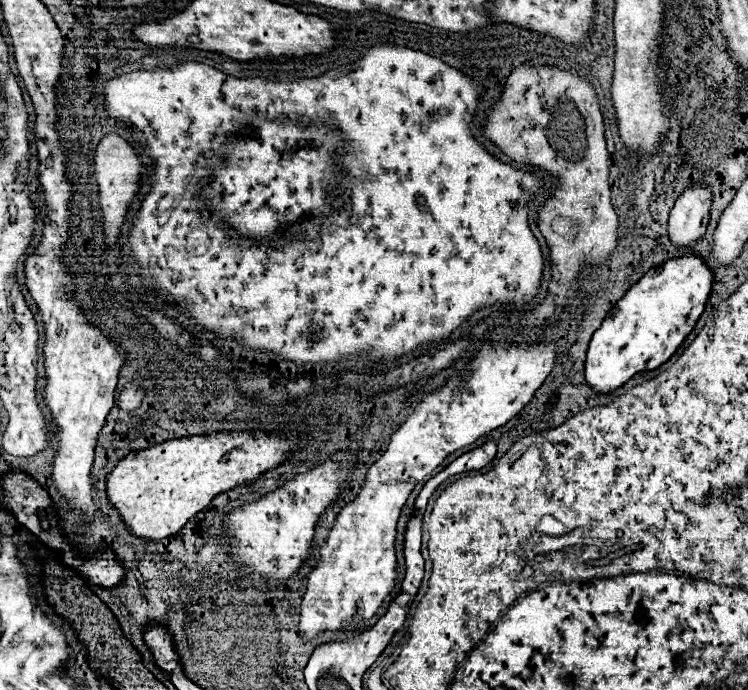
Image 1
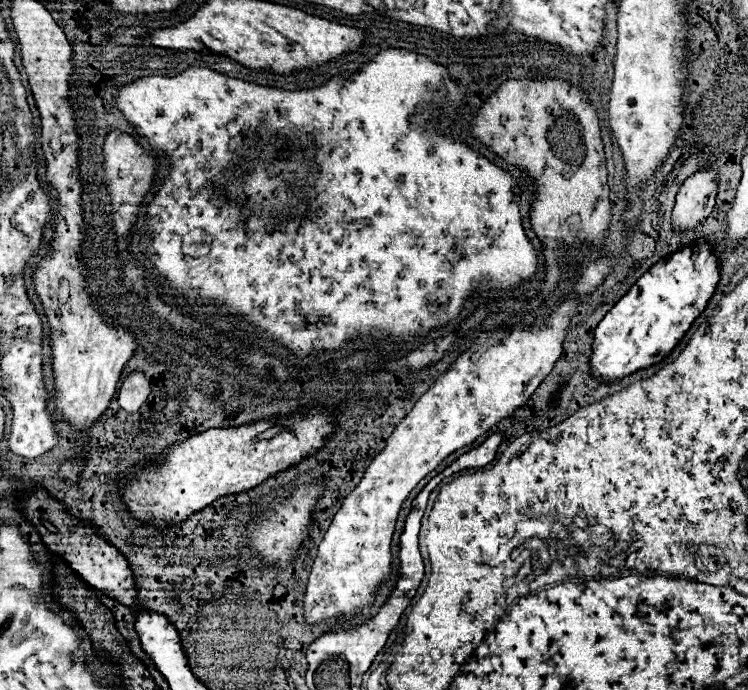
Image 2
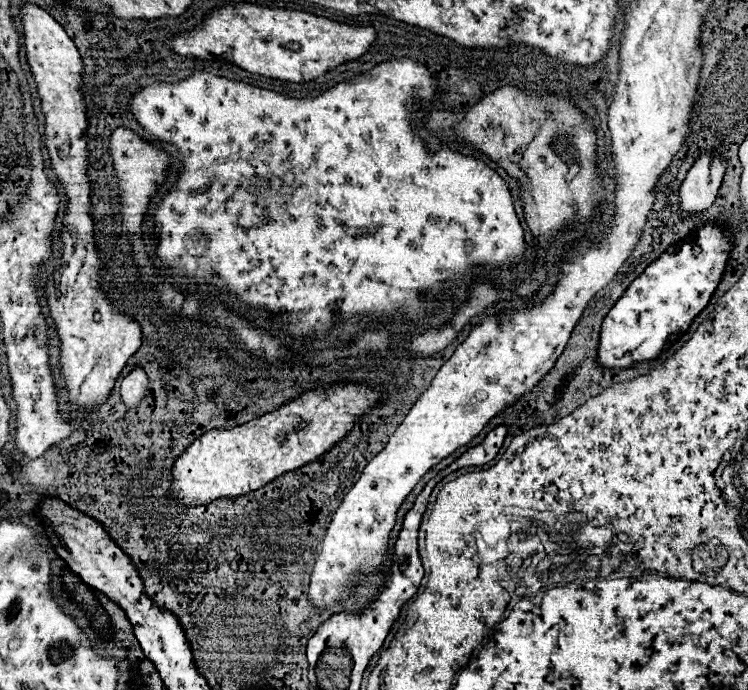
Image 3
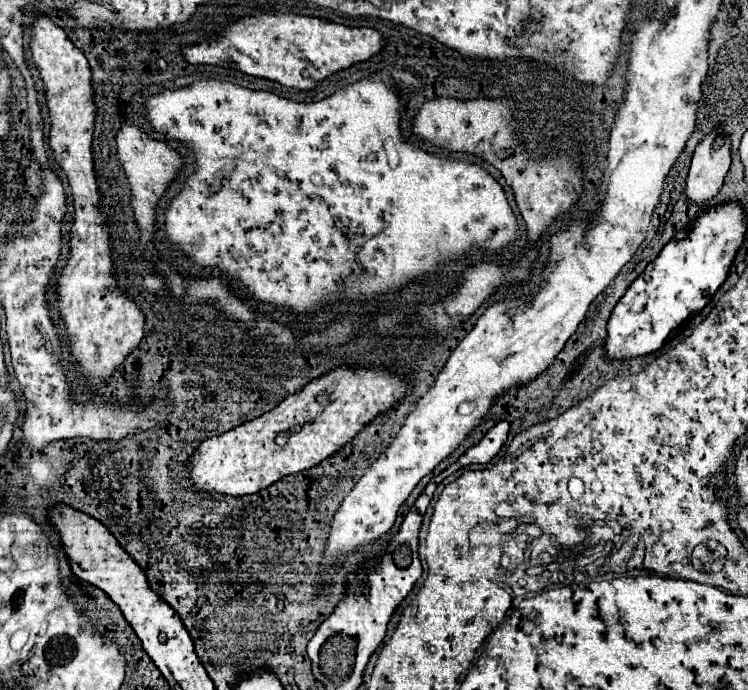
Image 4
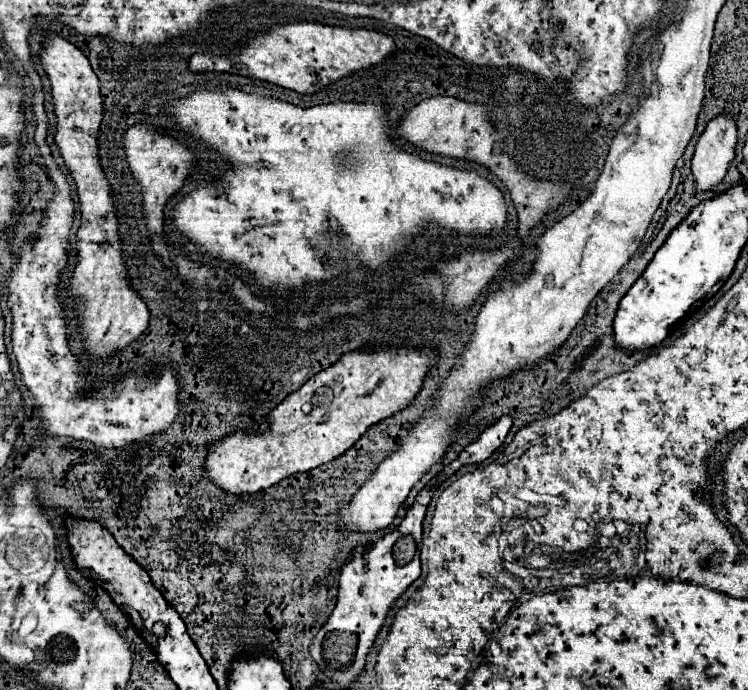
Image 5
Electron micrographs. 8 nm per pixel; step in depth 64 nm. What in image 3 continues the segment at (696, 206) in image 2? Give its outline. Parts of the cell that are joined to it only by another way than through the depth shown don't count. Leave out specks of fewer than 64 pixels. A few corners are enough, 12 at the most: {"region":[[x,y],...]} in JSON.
{"region":[[702,152],[680,186],[682,214],[706,212],[726,160]]}

